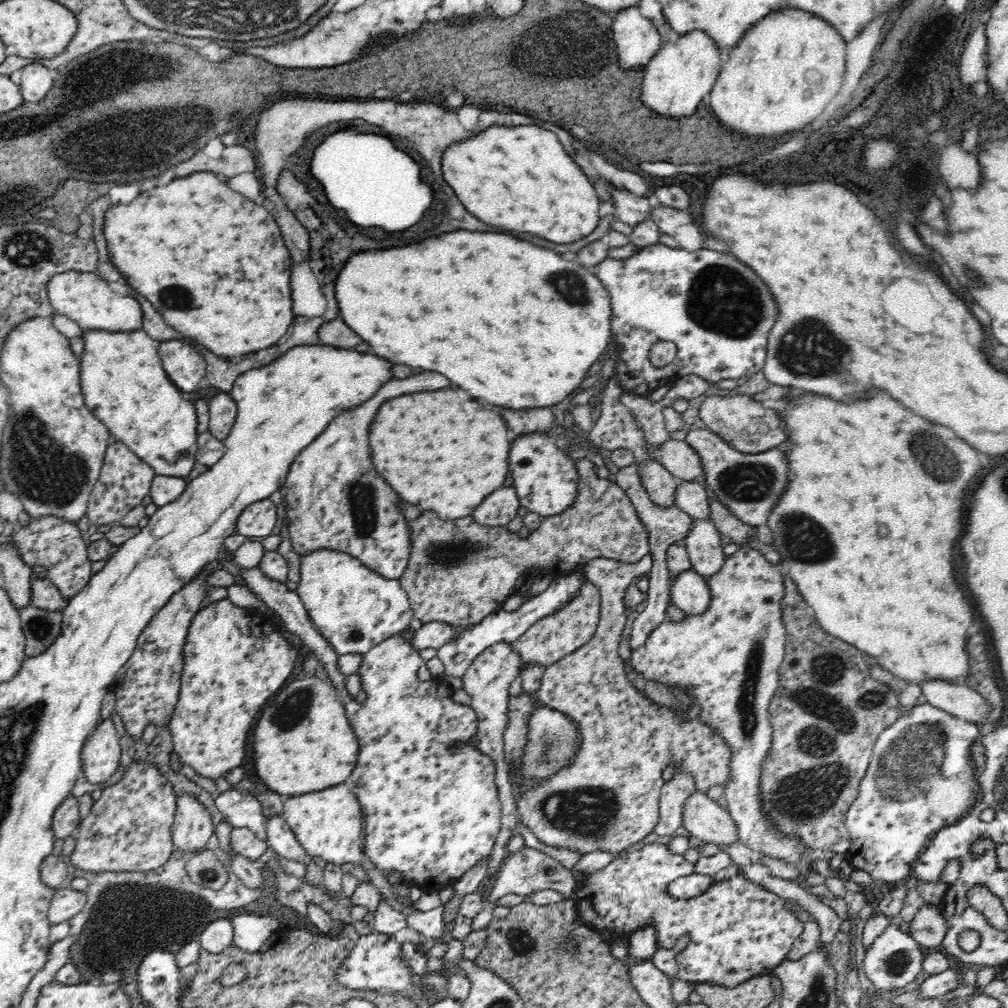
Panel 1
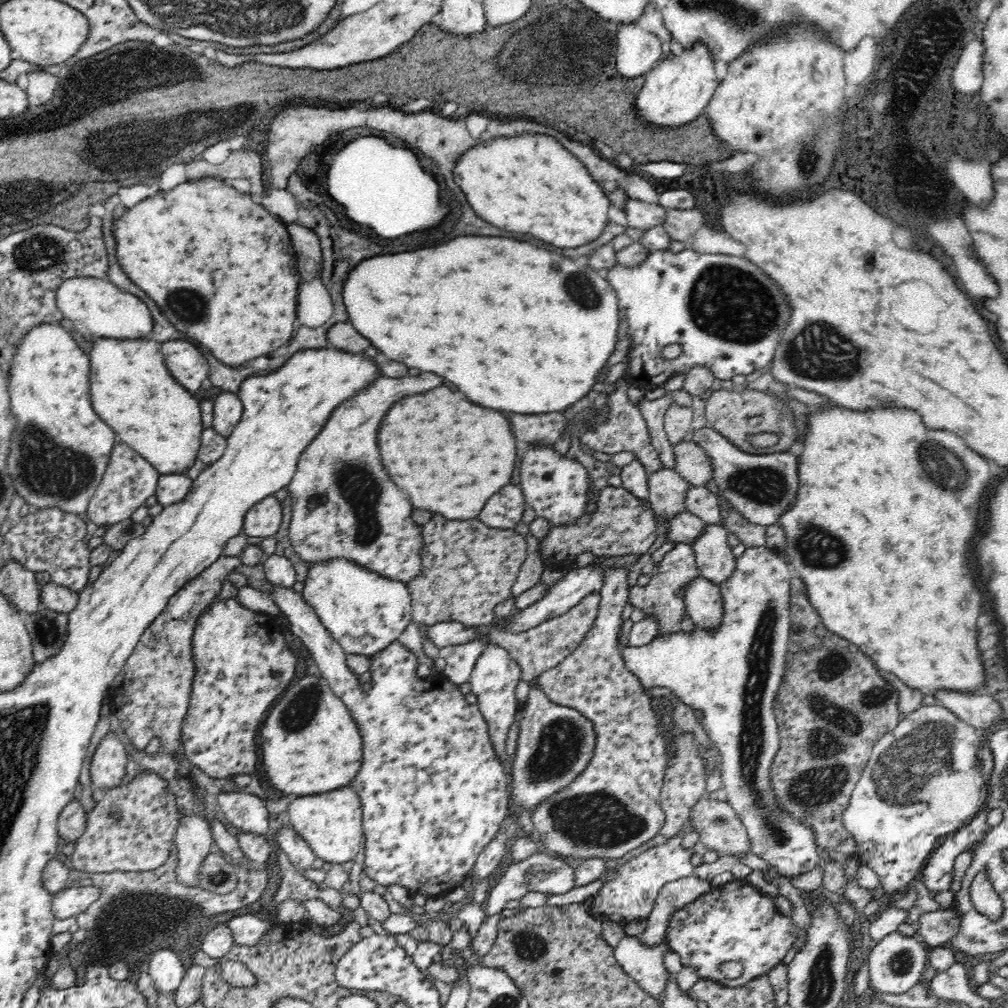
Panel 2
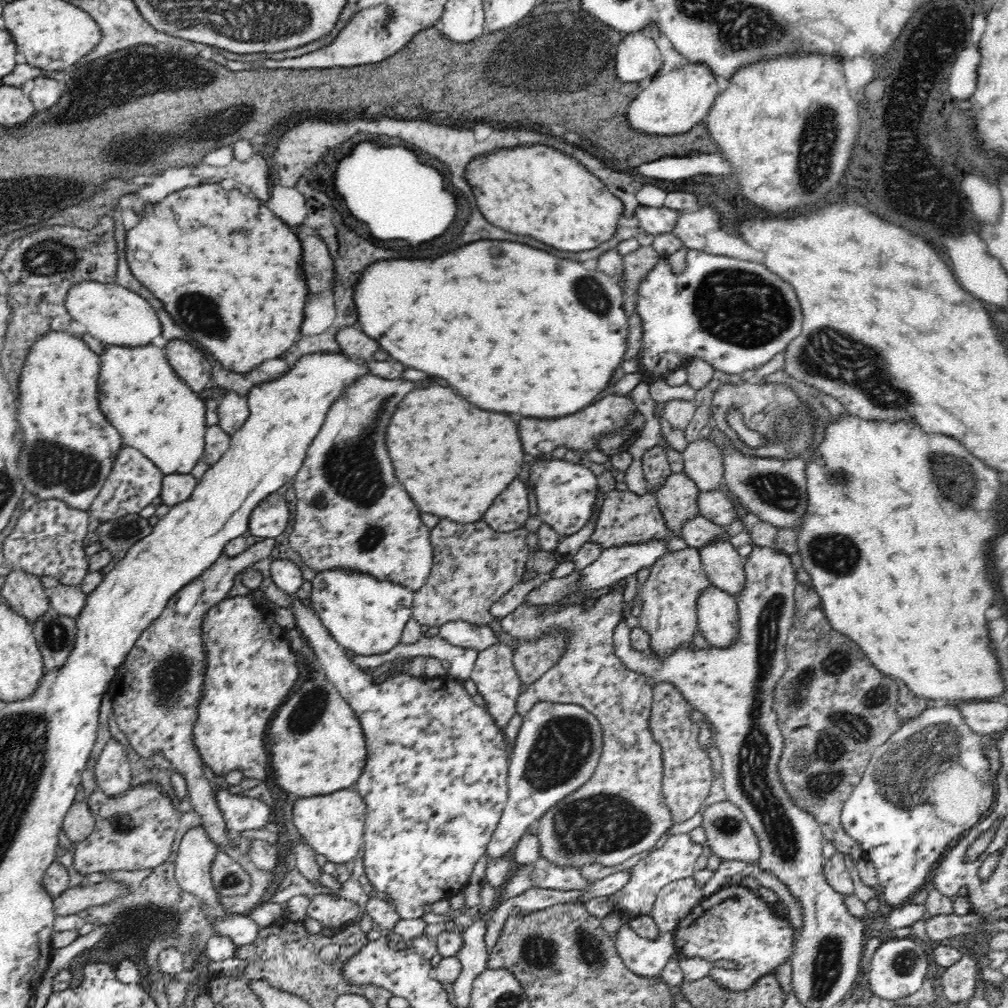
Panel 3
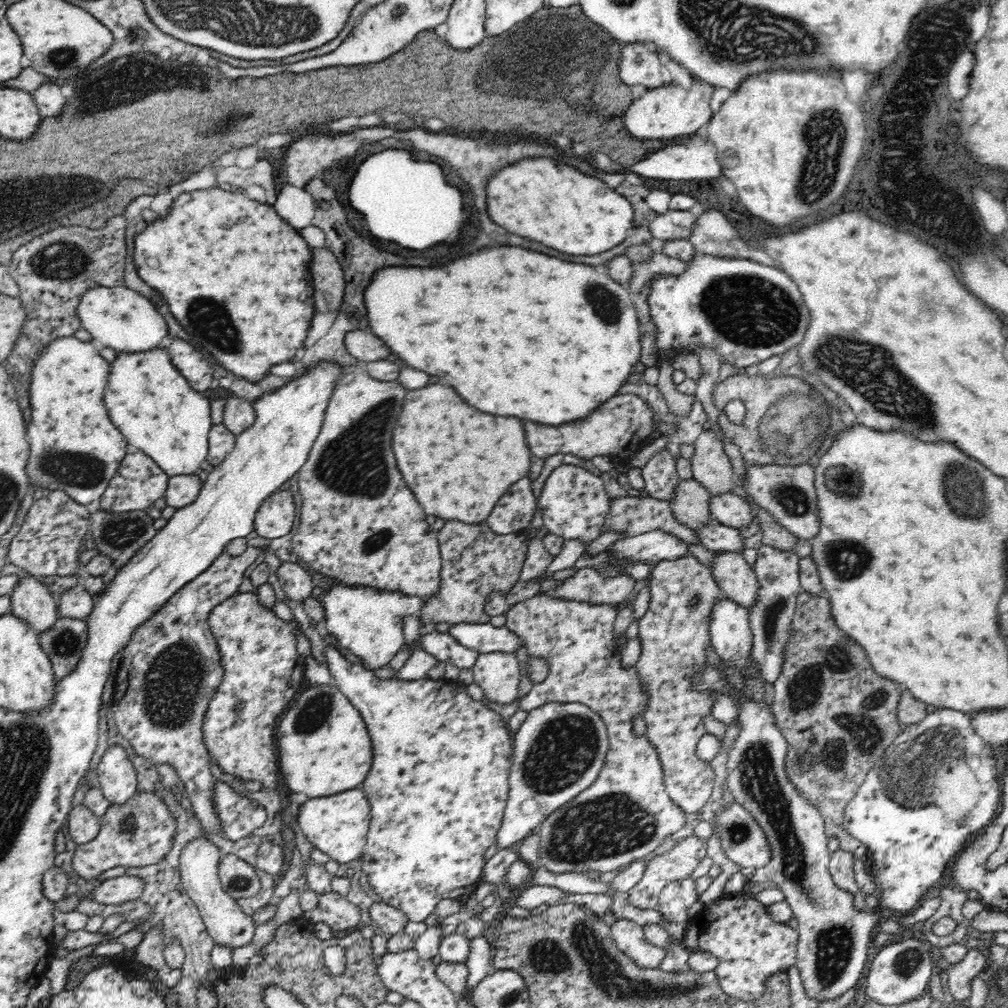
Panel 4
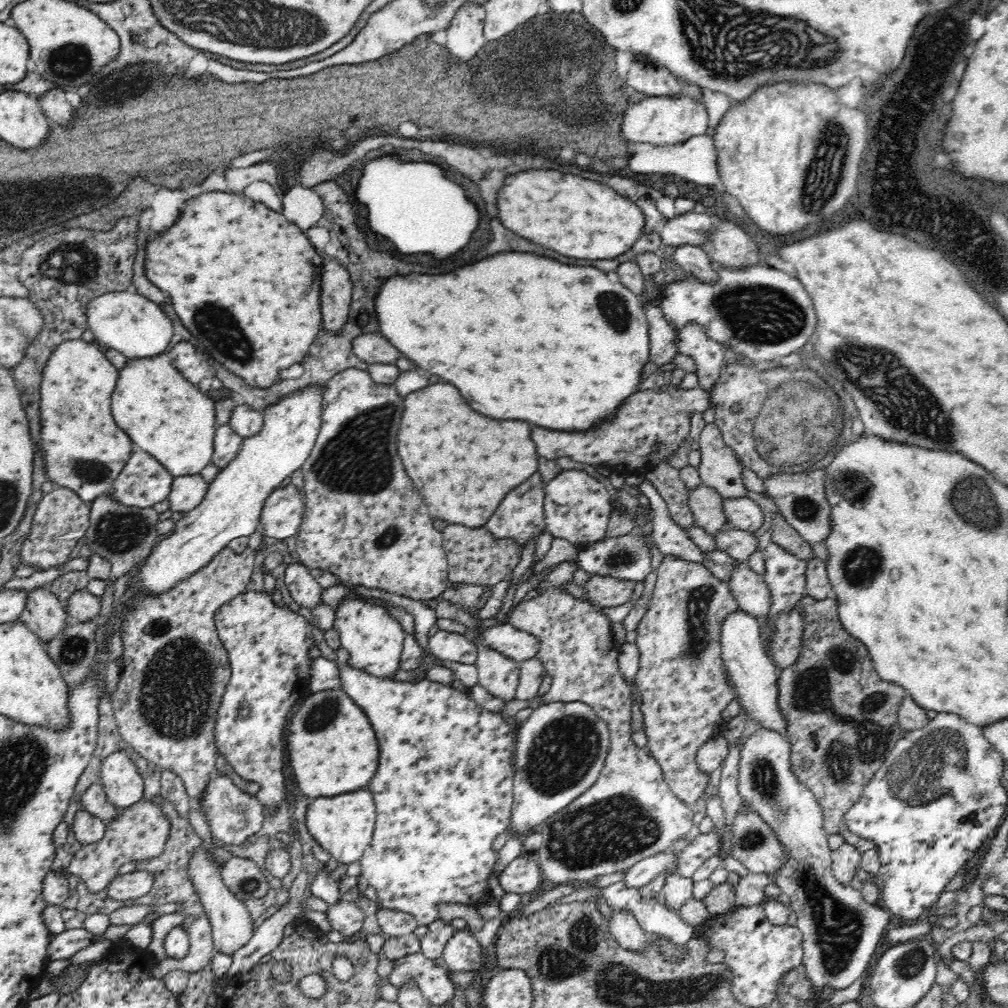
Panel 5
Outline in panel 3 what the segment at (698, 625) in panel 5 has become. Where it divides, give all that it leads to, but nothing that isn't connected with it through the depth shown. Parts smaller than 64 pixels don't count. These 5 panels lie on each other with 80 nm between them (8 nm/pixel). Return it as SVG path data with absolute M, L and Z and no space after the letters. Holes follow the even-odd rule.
M696 547L668 552L660 556L652 567L646 582L639 584L636 597L640 600L642 613L639 615L640 625L651 638L650 646L657 654L668 654L682 642L692 644L694 632L698 632L697 597L700 590L710 586L711 582L702 569L699 552ZM660 683L653 688L653 701L649 727L662 747L663 786L662 803L672 815L672 826L692 818L702 808L712 786L712 762L699 744L699 724L692 723L688 714L692 705L670 683Z

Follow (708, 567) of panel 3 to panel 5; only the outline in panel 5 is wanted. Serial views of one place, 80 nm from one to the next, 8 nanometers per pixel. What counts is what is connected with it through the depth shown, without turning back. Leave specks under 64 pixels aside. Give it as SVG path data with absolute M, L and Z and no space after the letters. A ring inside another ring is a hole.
M734 559L728 581L730 593L738 607L754 617L764 616L771 608L771 595L764 575L755 572L746 562Z

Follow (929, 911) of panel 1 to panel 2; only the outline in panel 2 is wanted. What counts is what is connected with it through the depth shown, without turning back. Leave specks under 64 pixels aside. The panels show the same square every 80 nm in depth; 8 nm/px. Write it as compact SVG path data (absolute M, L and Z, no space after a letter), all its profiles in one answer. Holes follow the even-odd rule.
M952 909L930 910L920 916L916 935L929 947L941 947L958 932L960 916Z

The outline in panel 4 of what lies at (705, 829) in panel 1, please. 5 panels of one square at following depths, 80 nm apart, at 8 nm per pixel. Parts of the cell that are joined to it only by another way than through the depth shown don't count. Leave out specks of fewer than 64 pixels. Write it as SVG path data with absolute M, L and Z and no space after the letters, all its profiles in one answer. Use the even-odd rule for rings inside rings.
M738 803L718 808L714 814L712 834L719 838L719 848L741 868L759 869L770 858L764 831L752 815Z

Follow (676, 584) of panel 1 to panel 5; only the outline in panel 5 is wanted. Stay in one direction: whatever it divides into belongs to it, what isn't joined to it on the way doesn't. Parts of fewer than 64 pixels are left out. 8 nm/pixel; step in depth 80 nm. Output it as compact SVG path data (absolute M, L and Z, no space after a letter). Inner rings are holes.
M739 608L724 616L718 633L720 633L720 658L734 681L739 701L746 710L749 725L764 726L784 735L786 723L778 711L778 699L776 699L778 668L766 657L762 649L756 617Z

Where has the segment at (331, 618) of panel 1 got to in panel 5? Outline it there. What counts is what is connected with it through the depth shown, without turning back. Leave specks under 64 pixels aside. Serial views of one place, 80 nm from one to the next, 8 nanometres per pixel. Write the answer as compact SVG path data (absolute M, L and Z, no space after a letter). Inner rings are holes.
M354 596L343 599L339 606L332 610L335 612L332 628L338 631L341 647L350 652L350 667L359 668L384 679L398 672L400 652L406 633L398 619L392 616L390 603Z

